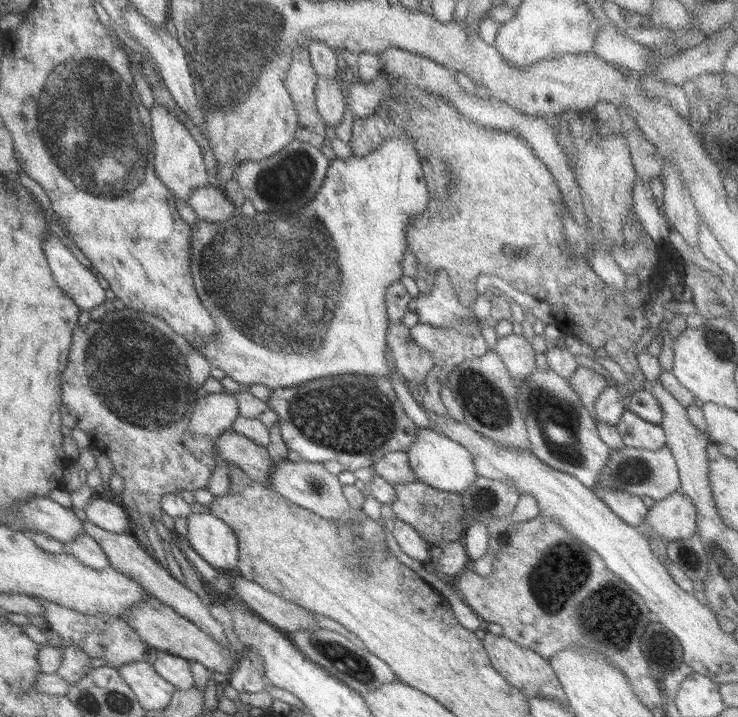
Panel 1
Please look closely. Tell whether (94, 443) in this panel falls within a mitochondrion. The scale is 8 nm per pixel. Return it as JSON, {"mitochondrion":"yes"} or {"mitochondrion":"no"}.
{"mitochondrion":"no"}

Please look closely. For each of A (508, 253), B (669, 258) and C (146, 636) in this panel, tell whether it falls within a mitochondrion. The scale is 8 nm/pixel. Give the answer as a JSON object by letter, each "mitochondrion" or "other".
{"A":"mitochondrion","B":"other","C":"other"}

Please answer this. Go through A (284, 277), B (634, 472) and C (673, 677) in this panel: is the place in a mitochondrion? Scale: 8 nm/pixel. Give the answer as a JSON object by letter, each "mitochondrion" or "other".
{"A":"mitochondrion","B":"mitochondrion","C":"other"}

